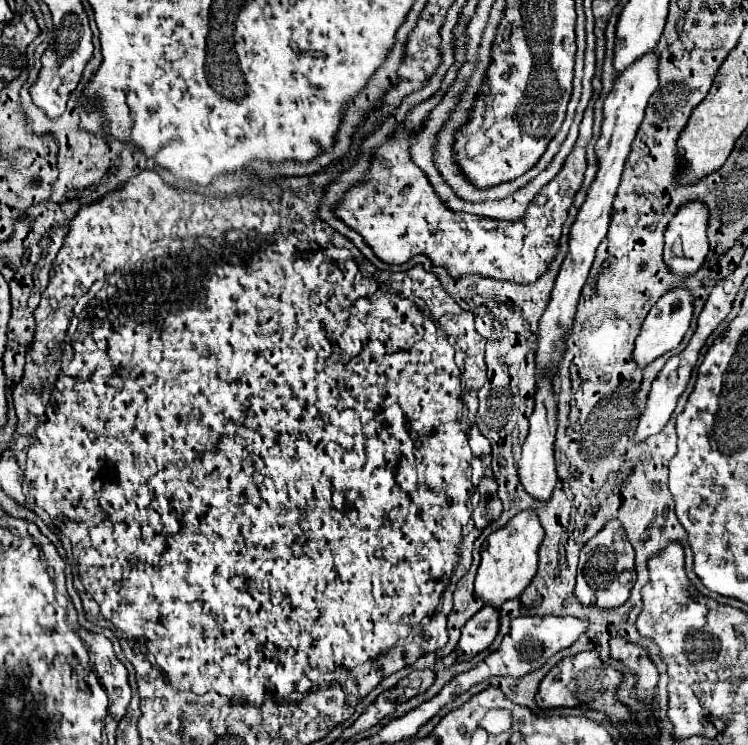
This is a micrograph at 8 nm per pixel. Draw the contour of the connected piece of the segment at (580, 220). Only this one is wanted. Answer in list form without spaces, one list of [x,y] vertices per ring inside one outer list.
[[[648,51],[648,55],[644,55],[644,59],[636,59],[636,63],[632,67],[628,67],[628,71],[624,71],[624,75],[620,75],[620,79],[614,81],[614,89],[610,91],[610,95],[604,101],[604,123],[602,123],[602,135],[596,141],[596,155],[598,155],[598,163],[600,169],[596,173],[596,179],[588,191],[588,199],[586,203],[580,207],[578,217],[570,229],[570,249],[568,255],[560,267],[556,285],[552,289],[552,297],[550,303],[540,319],[540,327],[538,327],[538,343],[536,343],[536,375],[558,375],[558,369],[562,365],[564,359],[564,351],[566,347],[566,339],[572,331],[574,325],[574,315],[576,315],[576,305],[578,305],[578,297],[580,291],[586,283],[590,265],[594,261],[594,251],[600,245],[600,241],[606,237],[608,233],[608,223],[610,223],[610,213],[612,213],[612,199],[616,195],[618,183],[620,183],[620,175],[624,169],[624,159],[630,153],[630,145],[634,141],[634,135],[644,119],[644,109],[648,105],[650,95],[656,91],[658,87],[658,61],[660,55],[656,55],[656,51]]]

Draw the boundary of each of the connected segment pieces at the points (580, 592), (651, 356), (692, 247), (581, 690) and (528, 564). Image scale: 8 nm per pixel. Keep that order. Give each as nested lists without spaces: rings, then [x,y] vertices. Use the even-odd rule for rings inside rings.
[[[608,521],[604,525],[604,529],[590,539],[582,551],[580,551],[580,563],[578,563],[578,575],[576,575],[576,587],[574,587],[574,595],[580,603],[584,605],[594,605],[600,609],[614,609],[626,603],[630,589],[636,581],[636,573],[634,573],[634,549],[630,547],[630,543],[626,543],[624,549],[624,541],[616,540],[616,535],[624,535],[622,525],[618,521]],[[622,571],[630,571],[632,579],[628,583],[620,583],[620,573]]]
[[[678,287],[678,289],[668,291],[664,297],[660,297],[660,301],[650,309],[648,317],[644,319],[642,331],[636,339],[636,347],[634,347],[634,353],[632,353],[634,363],[640,369],[644,369],[646,365],[650,365],[660,355],[664,355],[664,353],[672,351],[674,347],[678,347],[684,333],[690,327],[690,317],[692,317],[692,295],[686,289]]]
[[[700,201],[684,205],[668,223],[664,233],[664,263],[674,275],[696,273],[708,253],[708,211]]]
[[[592,651],[578,653],[574,657],[564,657],[540,681],[540,687],[536,691],[536,705],[542,711],[560,707],[588,707],[592,711],[602,711],[612,723],[626,723],[626,721],[634,723],[630,711],[616,699],[616,687],[620,679],[622,675],[616,669],[604,665],[600,657]]]
[[[520,511],[504,527],[486,537],[482,547],[482,561],[476,575],[476,595],[484,601],[484,605],[500,609],[502,603],[520,597],[520,593],[536,575],[538,547],[542,539],[544,529],[534,511]]]

